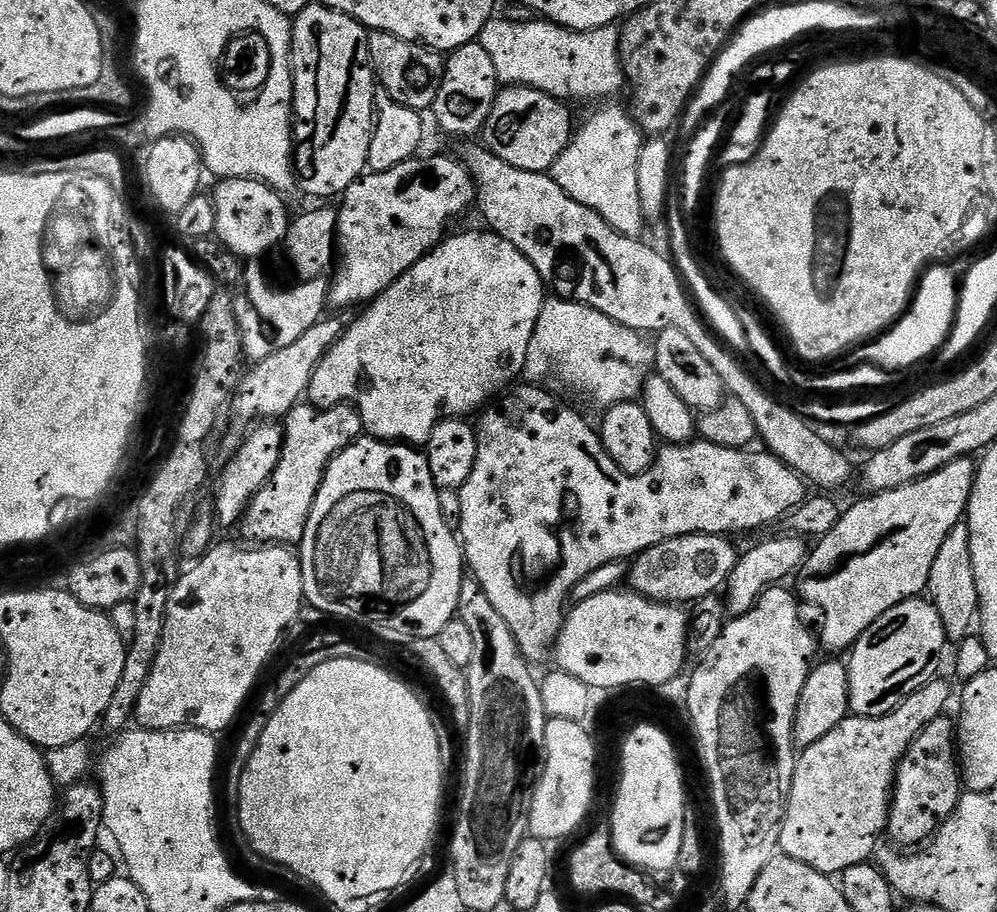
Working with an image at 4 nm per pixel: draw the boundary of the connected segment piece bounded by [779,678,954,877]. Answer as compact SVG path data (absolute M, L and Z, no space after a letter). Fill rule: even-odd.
M937 678L926 682L926 686L922 686L914 694L910 694L910 698L903 700L900 703L900 707L896 708L890 714L886 714L885 716L853 716L849 714L841 724L834 726L834 730L830 730L830 734L826 734L826 738L818 738L818 742L814 742L809 748L803 749L796 761L792 789L788 795L788 812L784 816L784 824L780 828L779 851L798 862L806 862L806 866L810 866L814 870L818 870L824 873L825 876L830 877L835 877L850 866L869 863L877 851L876 843L879 842L880 835L883 837L888 827L888 807L892 804L892 786L896 783L896 771L906 754L906 750L910 750L914 738L918 738L918 734L922 734L922 730L926 730L926 726L930 726L930 722L934 722L934 718L945 715L949 711L948 703L951 700L953 703L954 694L952 698L951 686L943 678Z

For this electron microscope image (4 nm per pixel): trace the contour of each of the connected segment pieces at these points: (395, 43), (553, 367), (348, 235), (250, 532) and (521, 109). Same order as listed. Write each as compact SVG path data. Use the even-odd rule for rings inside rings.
M373 31L368 33L368 49L372 75L383 91L390 93L399 104L407 108L431 109L432 103L438 98L444 77L445 57L441 53L421 44L406 42L406 38L394 38L394 34Z
M552 298L540 309L540 317L536 323L534 338L530 338L530 350L526 354L526 372L527 375L541 376L544 380L557 380L558 383L565 384L570 391L577 392L580 396L585 396L585 398L592 404L597 404L597 406L600 407L600 410L607 410L610 406L621 404L627 400L639 397L645 381L648 380L650 373L653 371L655 362L656 350L651 339L645 338L641 333L634 331L632 328L627 328L618 322L614 322L606 314L602 314L590 306L586 306L585 304L575 304L573 300Z
M448 156L420 159L402 162L394 166L394 170L365 174L343 192L336 218L339 260L335 269L336 284L334 280L330 288L333 301L364 306L375 300L449 235L448 223L452 216L462 215L471 204L473 207L477 203L476 183L459 159L451 160Z
M301 402L283 417L284 445L274 474L252 495L252 501L240 517L238 531L248 542L275 542L280 546L299 545L306 534L306 522L314 506L314 498L322 486L328 464L346 446L361 439L362 418L351 404L333 408L318 408L311 402Z
M504 86L496 94L496 101L490 110L490 118L484 124L482 143L502 162L518 166L518 170L548 172L554 162L572 141L574 123L567 103L542 90L523 86Z

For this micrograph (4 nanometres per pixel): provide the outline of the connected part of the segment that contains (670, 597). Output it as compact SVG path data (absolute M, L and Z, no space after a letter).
M698 535L658 542L631 561L627 583L631 591L647 600L657 600L659 604L691 605L719 593L727 585L738 559L738 548L728 540L731 539L727 535Z

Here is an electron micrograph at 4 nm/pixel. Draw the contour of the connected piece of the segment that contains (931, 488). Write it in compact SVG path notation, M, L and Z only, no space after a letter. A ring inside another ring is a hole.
M968 458L955 460L950 462L950 466L942 466L942 470L906 486L865 495L865 500L841 511L838 526L834 526L830 534L815 541L798 573L798 596L805 605L816 604L817 610L824 615L820 632L818 628L818 644L823 651L824 648L828 651L825 653L847 653L859 636L870 630L870 626L874 626L882 614L886 614L886 610L907 600L917 599L927 589L930 566L934 566L934 557L938 555L942 541L950 530L954 530L954 526L965 519L968 511L970 494L976 481L977 465L972 463Z

